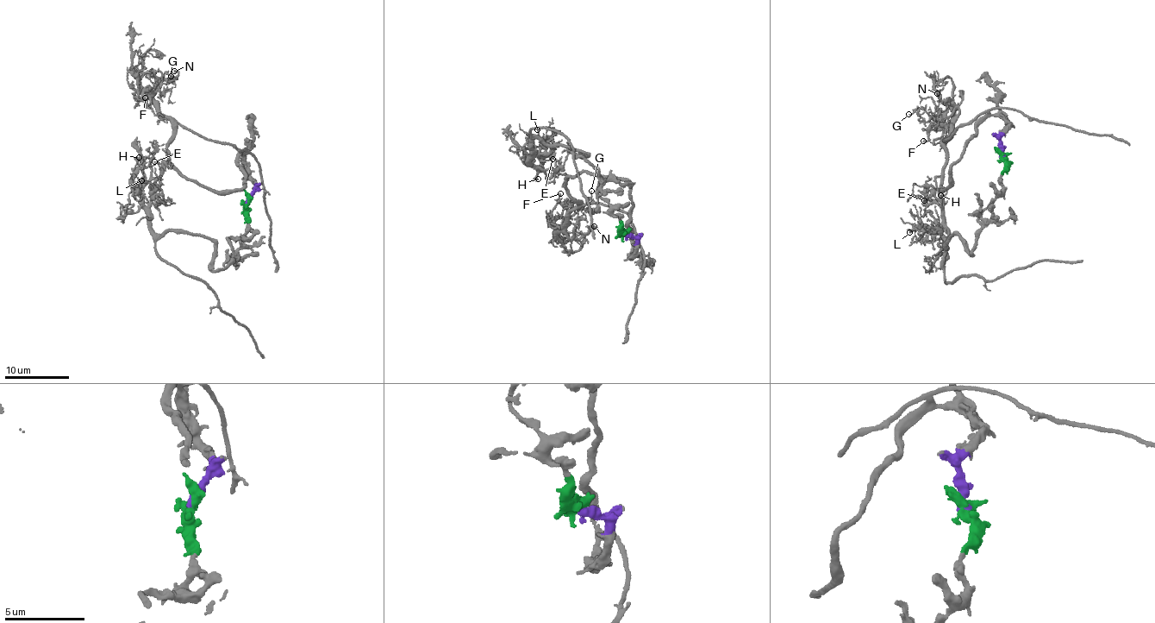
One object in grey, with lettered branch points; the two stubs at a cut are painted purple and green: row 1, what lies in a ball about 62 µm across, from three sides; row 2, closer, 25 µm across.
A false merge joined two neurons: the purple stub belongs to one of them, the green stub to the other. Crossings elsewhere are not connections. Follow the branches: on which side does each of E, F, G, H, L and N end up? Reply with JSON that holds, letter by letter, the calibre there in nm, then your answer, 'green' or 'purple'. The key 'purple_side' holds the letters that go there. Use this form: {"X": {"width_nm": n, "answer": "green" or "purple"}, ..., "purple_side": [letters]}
{"E": {"width_nm": 80, "answer": "green"}, "F": {"width_nm": 240, "answer": "purple"}, "G": {"width_nm": 70, "answer": "purple"}, "H": {"width_nm": 280, "answer": "green"}, "L": {"width_nm": 90, "answer": "green"}, "N": {"width_nm": 140, "answer": "purple"}, "purple_side": ["F", "G", "N"]}

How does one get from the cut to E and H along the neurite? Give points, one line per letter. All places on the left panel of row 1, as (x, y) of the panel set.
E: (246, 203), (243, 237), (227, 238), (232, 262), (216, 270), (209, 240), (150, 228), (153, 162)
H: (246, 203), (243, 237), (227, 238), (232, 262), (215, 270), (209, 240), (158, 235), (150, 228), (140, 158)

